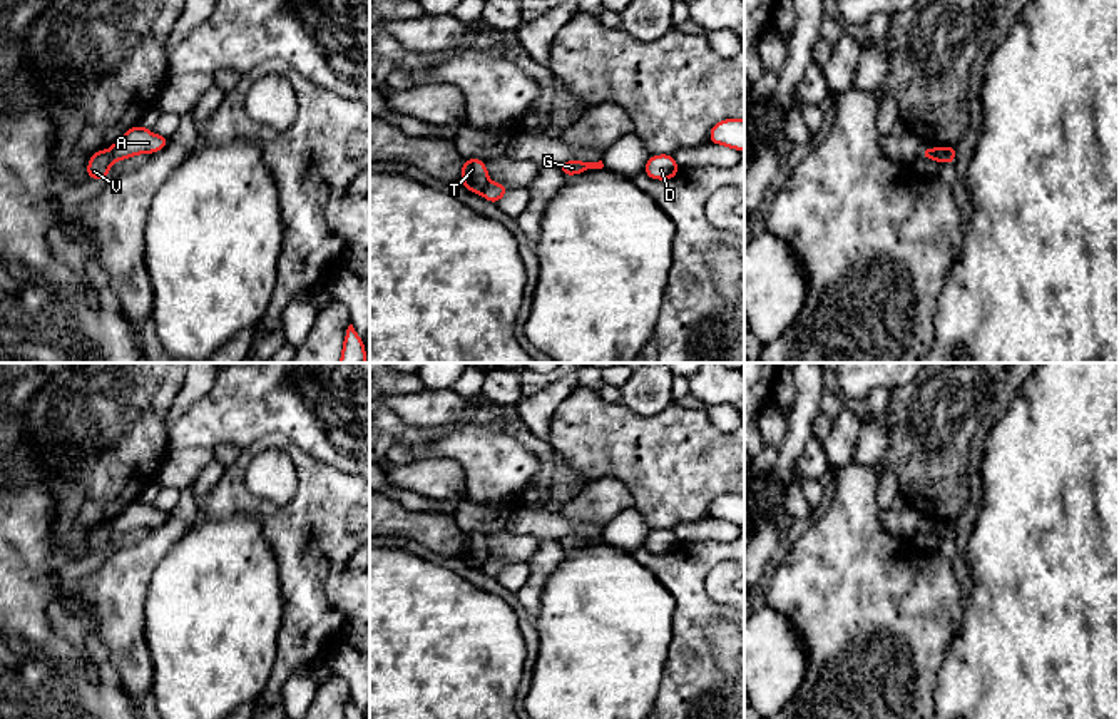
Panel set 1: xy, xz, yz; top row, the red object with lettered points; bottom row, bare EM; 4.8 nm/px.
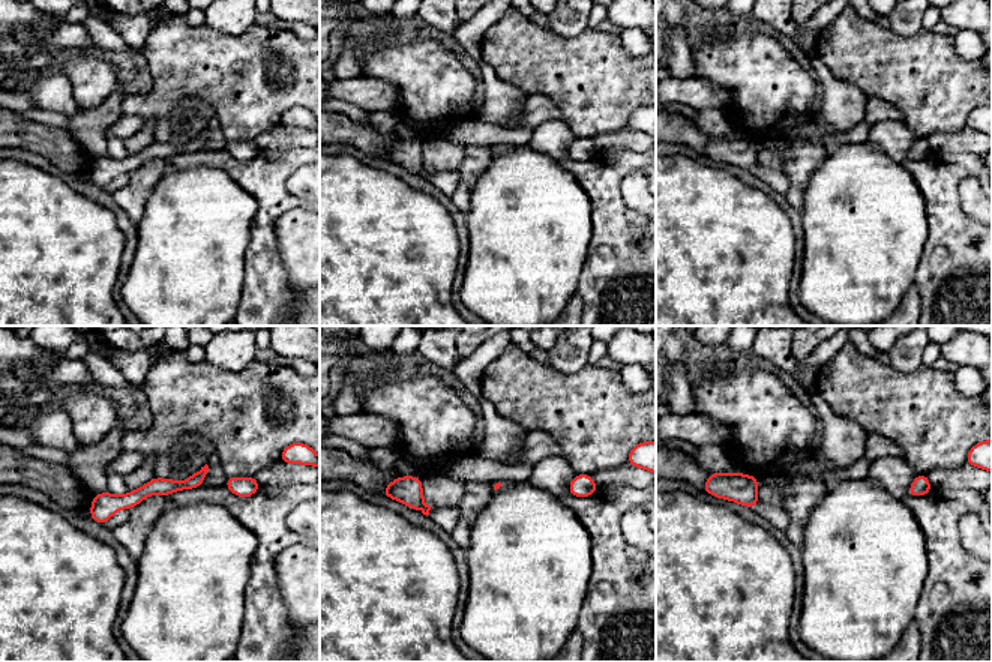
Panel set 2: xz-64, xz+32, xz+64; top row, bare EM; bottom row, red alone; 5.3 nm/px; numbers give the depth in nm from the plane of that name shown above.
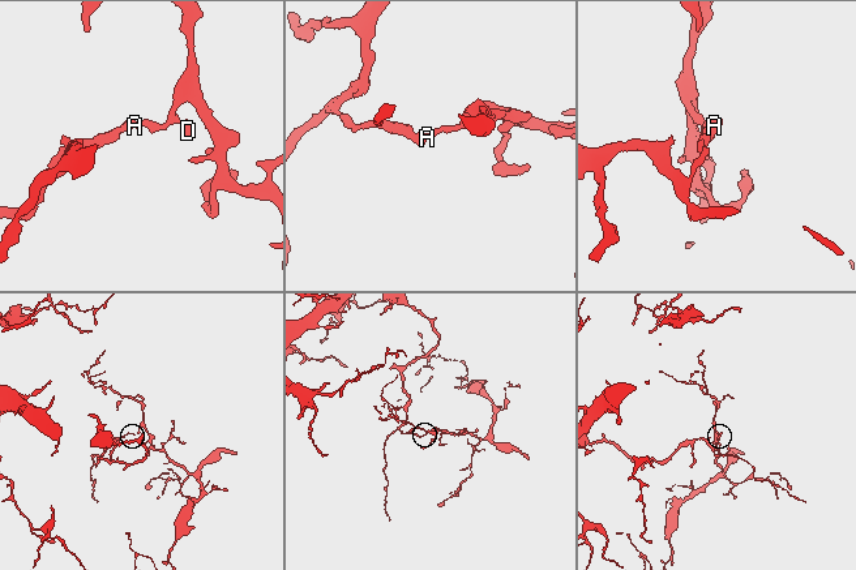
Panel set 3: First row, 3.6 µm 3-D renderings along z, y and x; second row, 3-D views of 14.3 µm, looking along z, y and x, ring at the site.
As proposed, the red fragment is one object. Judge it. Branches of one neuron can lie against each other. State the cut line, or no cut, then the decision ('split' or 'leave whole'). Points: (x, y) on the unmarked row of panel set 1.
cut yz (937, 524), (944, 535); split

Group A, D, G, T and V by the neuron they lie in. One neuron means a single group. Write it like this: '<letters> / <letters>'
A D G / T V

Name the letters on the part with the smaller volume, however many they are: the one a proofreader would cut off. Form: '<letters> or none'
A, D, G

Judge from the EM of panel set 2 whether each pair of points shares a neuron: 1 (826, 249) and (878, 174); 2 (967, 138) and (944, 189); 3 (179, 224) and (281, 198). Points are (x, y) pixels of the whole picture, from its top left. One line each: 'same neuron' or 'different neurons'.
1: same neuron
2: different neurons
3: different neurons

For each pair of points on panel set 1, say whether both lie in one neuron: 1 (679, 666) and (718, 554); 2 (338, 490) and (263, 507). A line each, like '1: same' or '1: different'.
1: same
2: same

